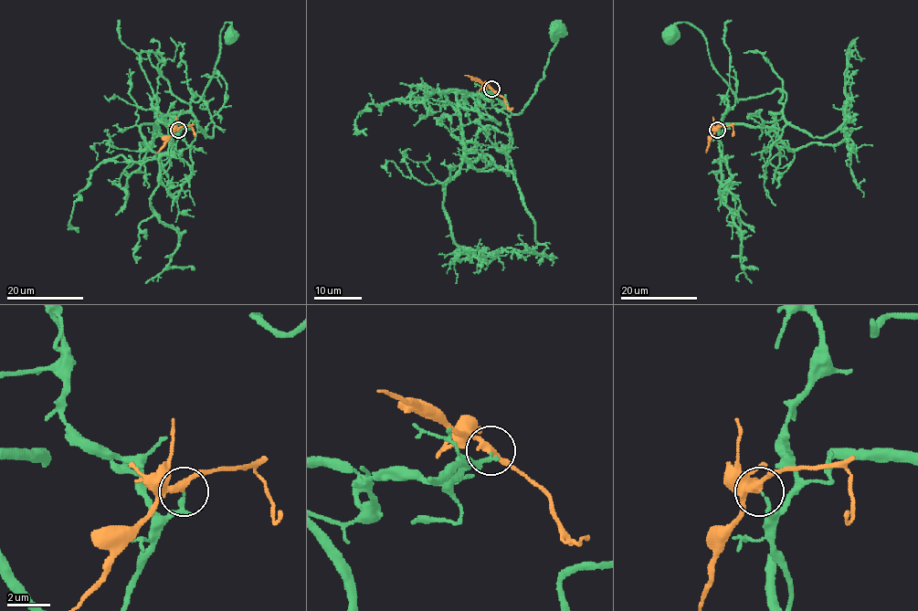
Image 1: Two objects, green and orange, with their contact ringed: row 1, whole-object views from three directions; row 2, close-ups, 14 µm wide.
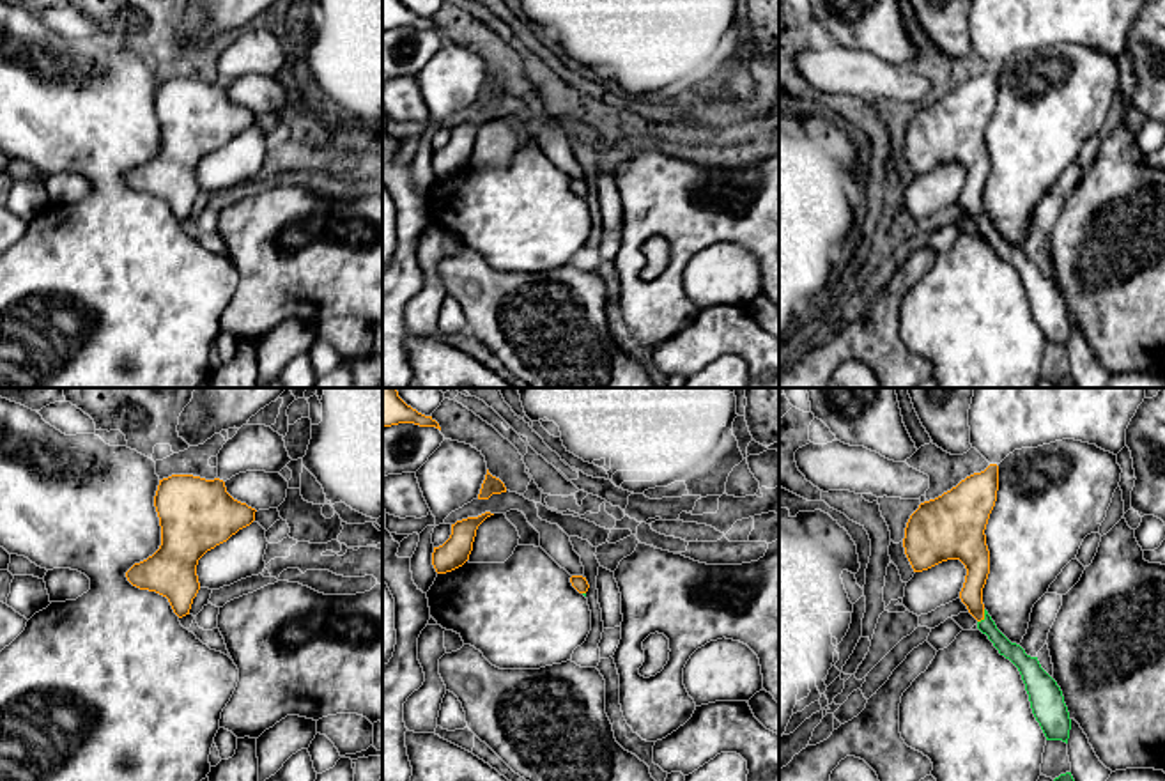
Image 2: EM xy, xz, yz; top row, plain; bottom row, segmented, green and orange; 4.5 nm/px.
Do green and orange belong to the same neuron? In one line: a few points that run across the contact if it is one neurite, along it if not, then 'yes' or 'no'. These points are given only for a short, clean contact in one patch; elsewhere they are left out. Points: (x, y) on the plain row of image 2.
line yz (985, 213), (978, 225); no

